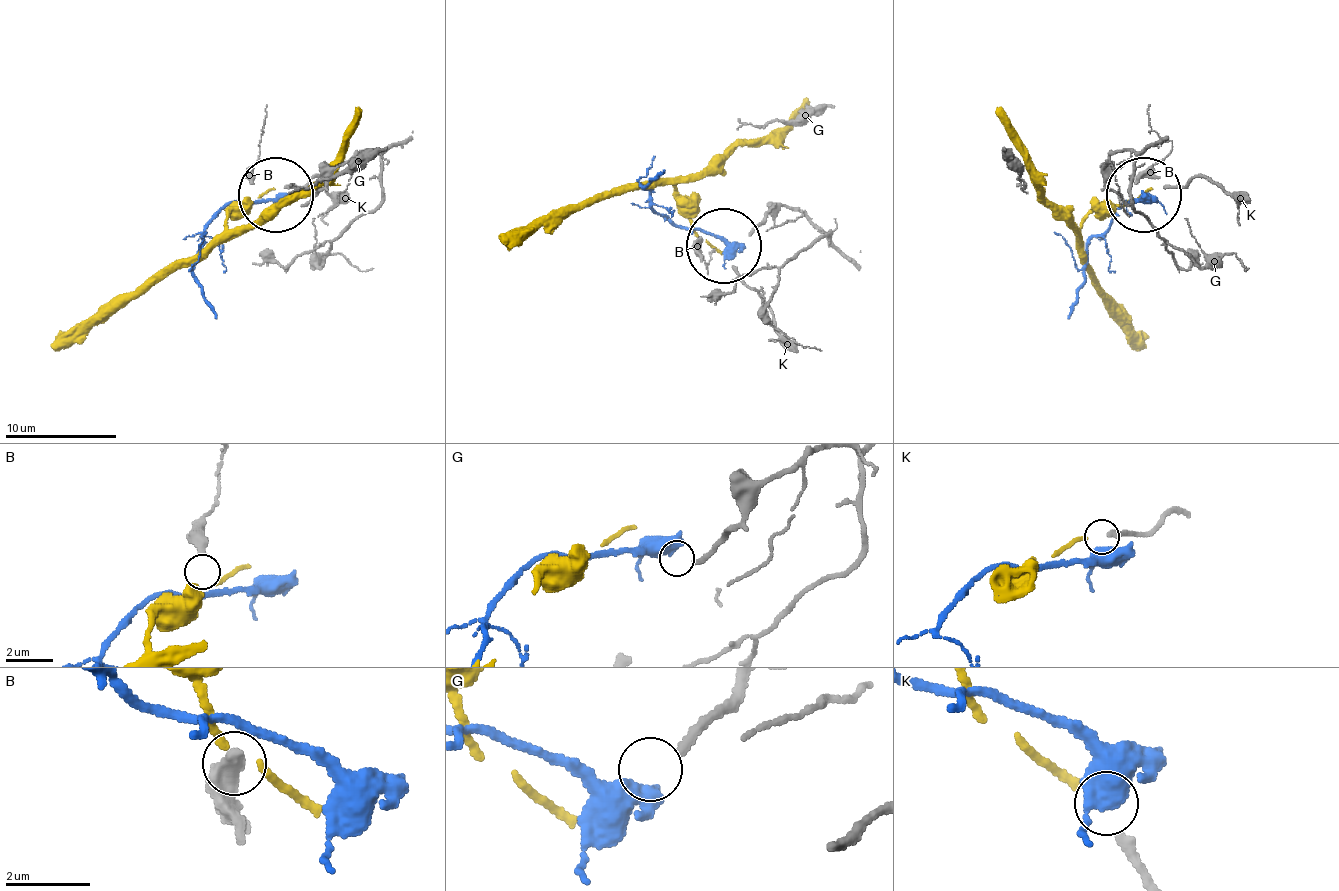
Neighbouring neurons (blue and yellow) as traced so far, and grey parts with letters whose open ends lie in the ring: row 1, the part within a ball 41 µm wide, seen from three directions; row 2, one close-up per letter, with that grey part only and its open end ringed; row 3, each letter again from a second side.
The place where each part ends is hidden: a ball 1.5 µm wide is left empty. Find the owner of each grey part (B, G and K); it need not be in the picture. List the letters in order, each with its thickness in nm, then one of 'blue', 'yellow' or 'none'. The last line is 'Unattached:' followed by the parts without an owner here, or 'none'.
B: 400 nm thick; none
G: 200 nm thick; blue
K: 240 nm thick; yellow
Unattached: B

